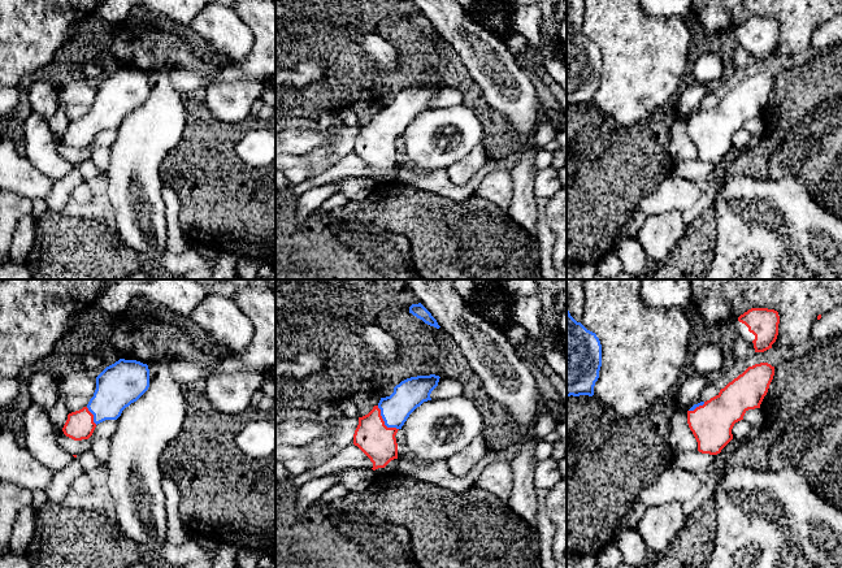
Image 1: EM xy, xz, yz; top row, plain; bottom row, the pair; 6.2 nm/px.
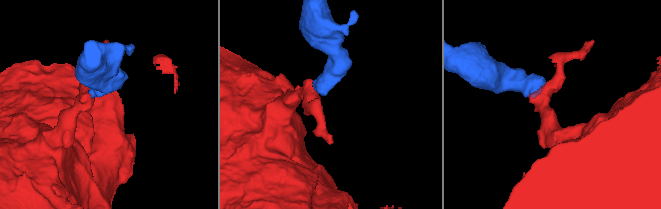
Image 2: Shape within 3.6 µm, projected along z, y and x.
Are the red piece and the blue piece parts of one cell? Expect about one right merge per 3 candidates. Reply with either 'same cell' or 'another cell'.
same cell

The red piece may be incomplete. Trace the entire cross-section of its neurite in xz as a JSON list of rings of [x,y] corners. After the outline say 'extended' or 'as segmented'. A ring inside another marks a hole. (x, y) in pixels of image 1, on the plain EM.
[[[435,83],[407,87],[394,96],[390,105],[381,107],[368,123],[359,126],[353,153],[370,168],[373,179],[398,168],[398,139],[417,116],[431,109],[430,103],[439,87]]]; extended

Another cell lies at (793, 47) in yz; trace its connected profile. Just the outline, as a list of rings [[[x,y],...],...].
[[[691,0],[691,10],[700,19],[706,32],[733,30],[751,17],[768,17],[778,21],[777,51],[785,56],[797,56],[811,44],[811,34],[823,23],[842,14],[842,0]]]

